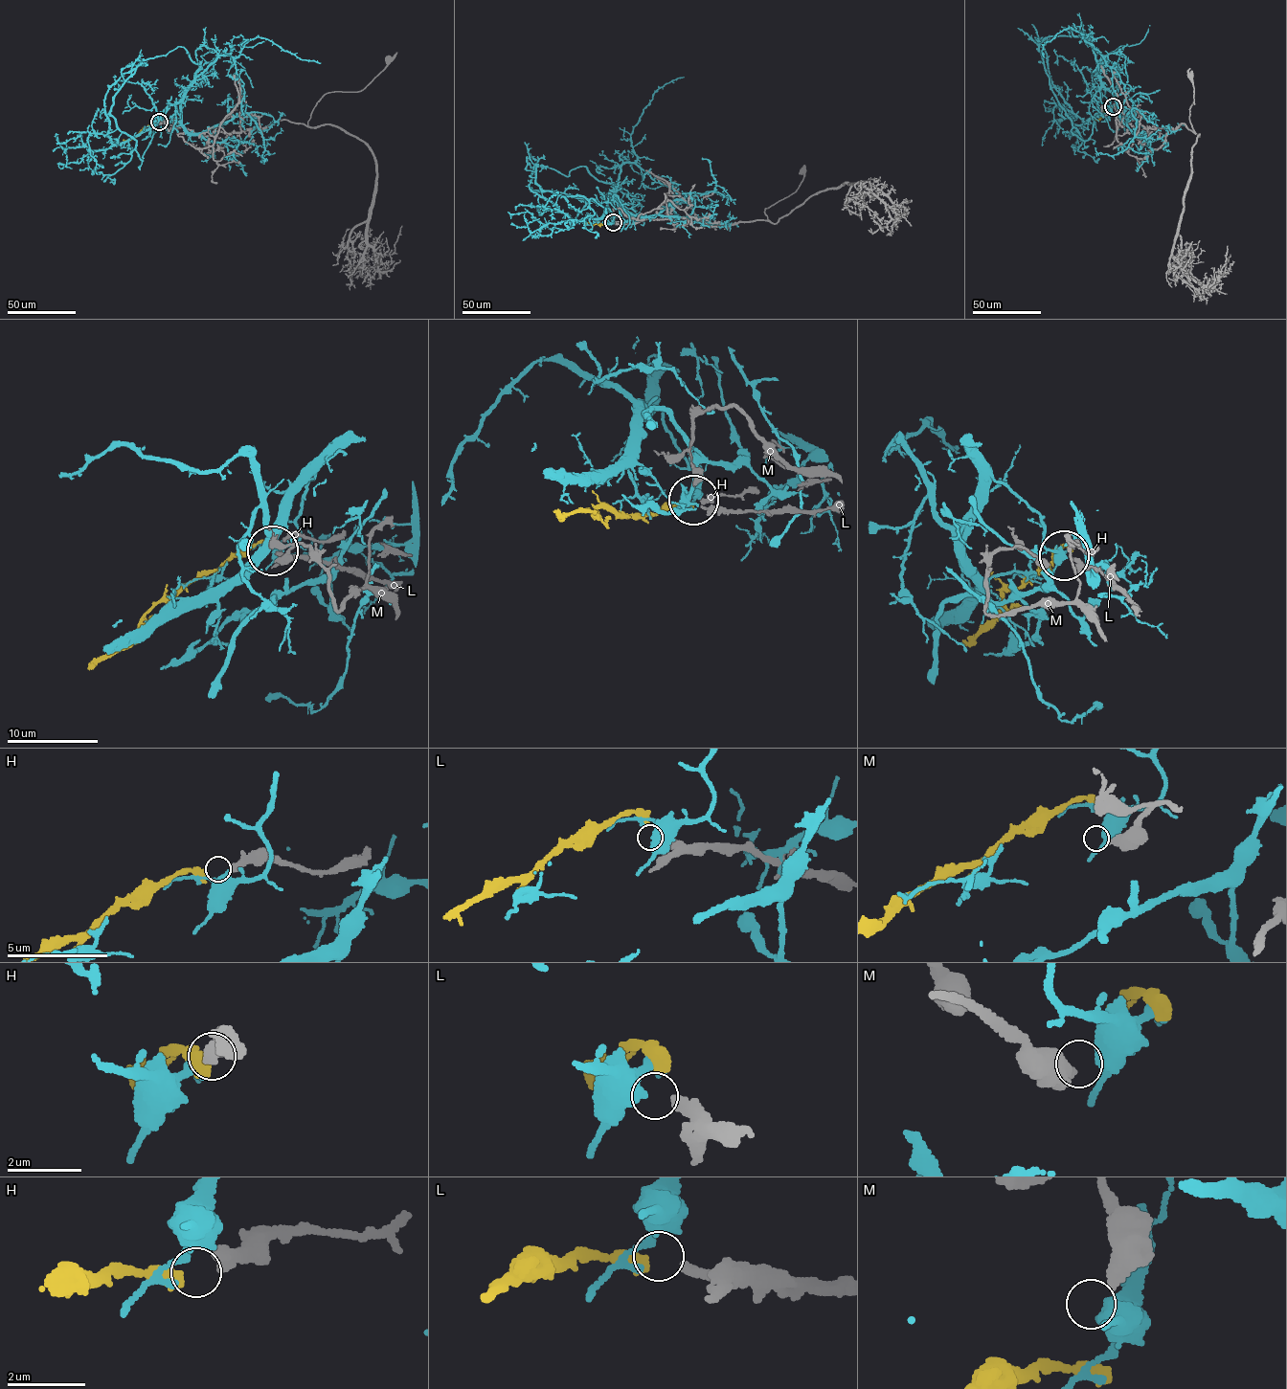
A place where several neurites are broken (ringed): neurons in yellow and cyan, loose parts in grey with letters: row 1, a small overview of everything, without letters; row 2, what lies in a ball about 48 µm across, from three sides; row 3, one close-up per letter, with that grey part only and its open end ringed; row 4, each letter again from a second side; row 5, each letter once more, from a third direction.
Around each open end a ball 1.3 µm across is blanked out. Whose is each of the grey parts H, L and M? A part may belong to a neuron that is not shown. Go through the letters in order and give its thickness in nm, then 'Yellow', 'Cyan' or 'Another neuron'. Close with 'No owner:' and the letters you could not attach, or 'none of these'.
H: Thickness 320 nm. Yellow
L: Thickness 280 nm. Another neuron
M: Thickness 440 nm. Another neuron
No owner: L, M

